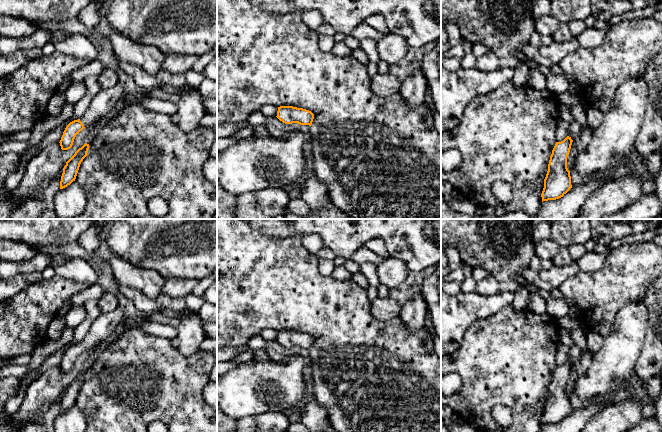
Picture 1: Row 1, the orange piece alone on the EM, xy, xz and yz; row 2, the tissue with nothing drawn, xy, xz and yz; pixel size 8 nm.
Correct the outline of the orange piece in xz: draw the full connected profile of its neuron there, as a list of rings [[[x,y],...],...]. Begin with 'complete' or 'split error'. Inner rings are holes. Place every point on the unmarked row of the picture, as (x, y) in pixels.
complete; [[[293,330],[278,331],[277,340],[285,348],[298,347],[300,349],[312,349],[314,338],[306,333]]]

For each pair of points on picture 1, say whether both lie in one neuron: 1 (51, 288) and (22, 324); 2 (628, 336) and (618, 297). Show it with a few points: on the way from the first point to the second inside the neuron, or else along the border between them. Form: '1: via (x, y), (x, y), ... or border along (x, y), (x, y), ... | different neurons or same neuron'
1: via (42, 297), (34, 304), (34, 308), (28, 315) | same neuron
2: border along (642, 299), (628, 302), (616, 314), (611, 329) | different neurons

